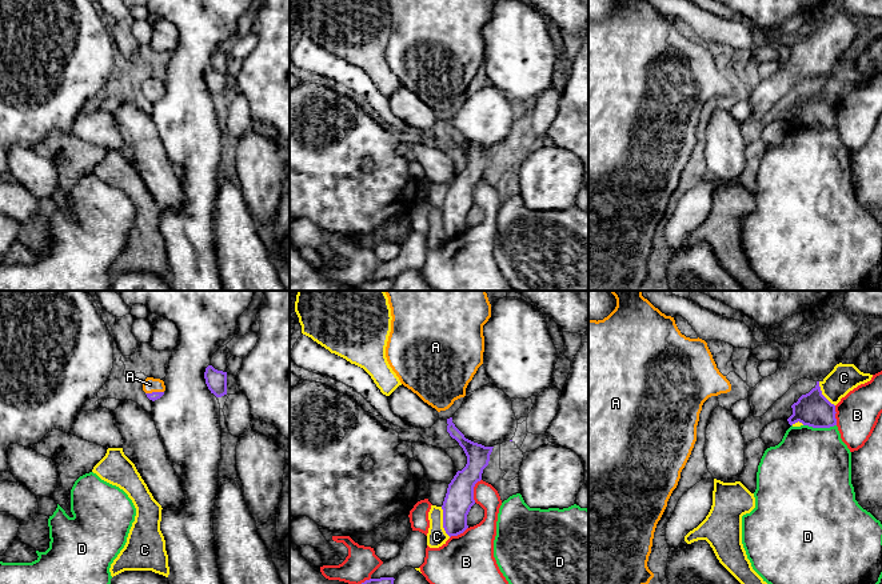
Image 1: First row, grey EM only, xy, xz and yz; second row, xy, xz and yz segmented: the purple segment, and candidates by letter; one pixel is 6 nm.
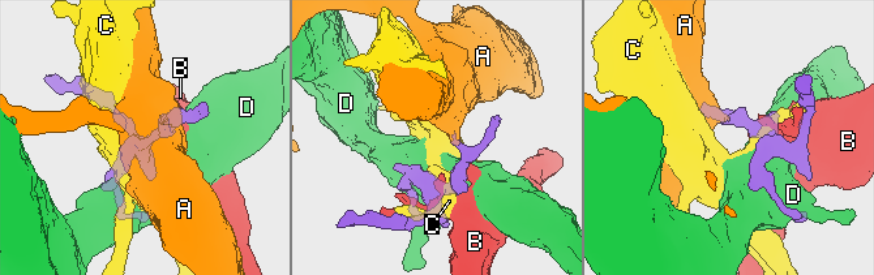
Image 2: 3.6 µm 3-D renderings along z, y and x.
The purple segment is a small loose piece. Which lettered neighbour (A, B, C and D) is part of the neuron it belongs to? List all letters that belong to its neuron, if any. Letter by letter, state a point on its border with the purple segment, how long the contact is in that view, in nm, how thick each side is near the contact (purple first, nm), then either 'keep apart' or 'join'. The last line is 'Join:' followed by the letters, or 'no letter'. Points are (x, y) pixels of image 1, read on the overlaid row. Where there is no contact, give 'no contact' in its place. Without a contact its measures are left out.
A: meets purple in xy at (154, 392); contact 110 nm long; 50 nm thick on the purple side, 90 nm on the other; join
B: meets purple in xz at (473, 491); contact 150 nm long; 170 nm thick on the purple side, 140 nm on the other; keep apart
C: meets purple in xz at (443, 522); contact 190 nm long; 170 nm thick on the purple side, 120 nm on the other; keep apart
D: meets purple in yz at (819, 427); contact 200 nm long; 200 nm thick on the purple side, 480 nm on the other; keep apart
Join: A

